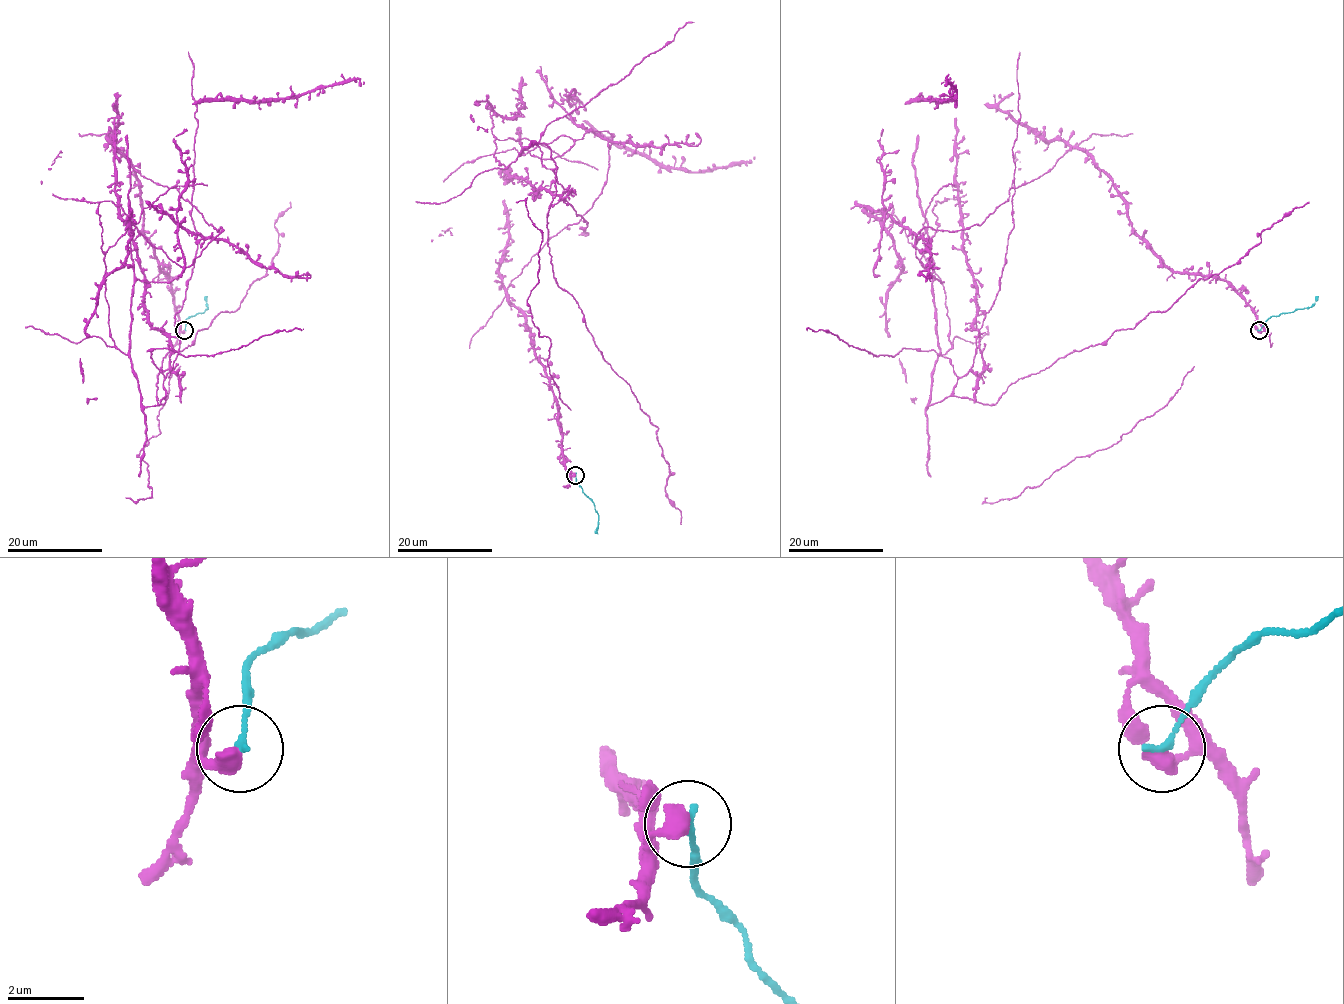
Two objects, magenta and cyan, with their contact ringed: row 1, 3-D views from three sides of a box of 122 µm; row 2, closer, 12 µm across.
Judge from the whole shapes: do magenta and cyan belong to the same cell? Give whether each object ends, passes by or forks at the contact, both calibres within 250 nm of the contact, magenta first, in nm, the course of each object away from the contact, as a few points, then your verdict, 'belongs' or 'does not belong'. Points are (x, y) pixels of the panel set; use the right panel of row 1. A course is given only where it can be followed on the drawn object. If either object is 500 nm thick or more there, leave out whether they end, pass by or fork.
magenta ends | cyan ends | 480/200 nm | magenta via (1259, 331), (1075, 148), (979, 225), (915, 237), (943, 282), (927, 406), (995, 404), (1309, 201) | cyan via (1259, 331), (1270, 318), (1309, 308), (1316, 301), (1315, 296) | belongs

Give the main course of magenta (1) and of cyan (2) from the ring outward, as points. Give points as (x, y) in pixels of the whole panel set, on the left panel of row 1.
1: (184, 331), (117, 148), (221, 227), (134, 282), (143, 405), (267, 274), (290, 201)
2: (184, 331), (188, 318), (208, 308), (204, 296)

